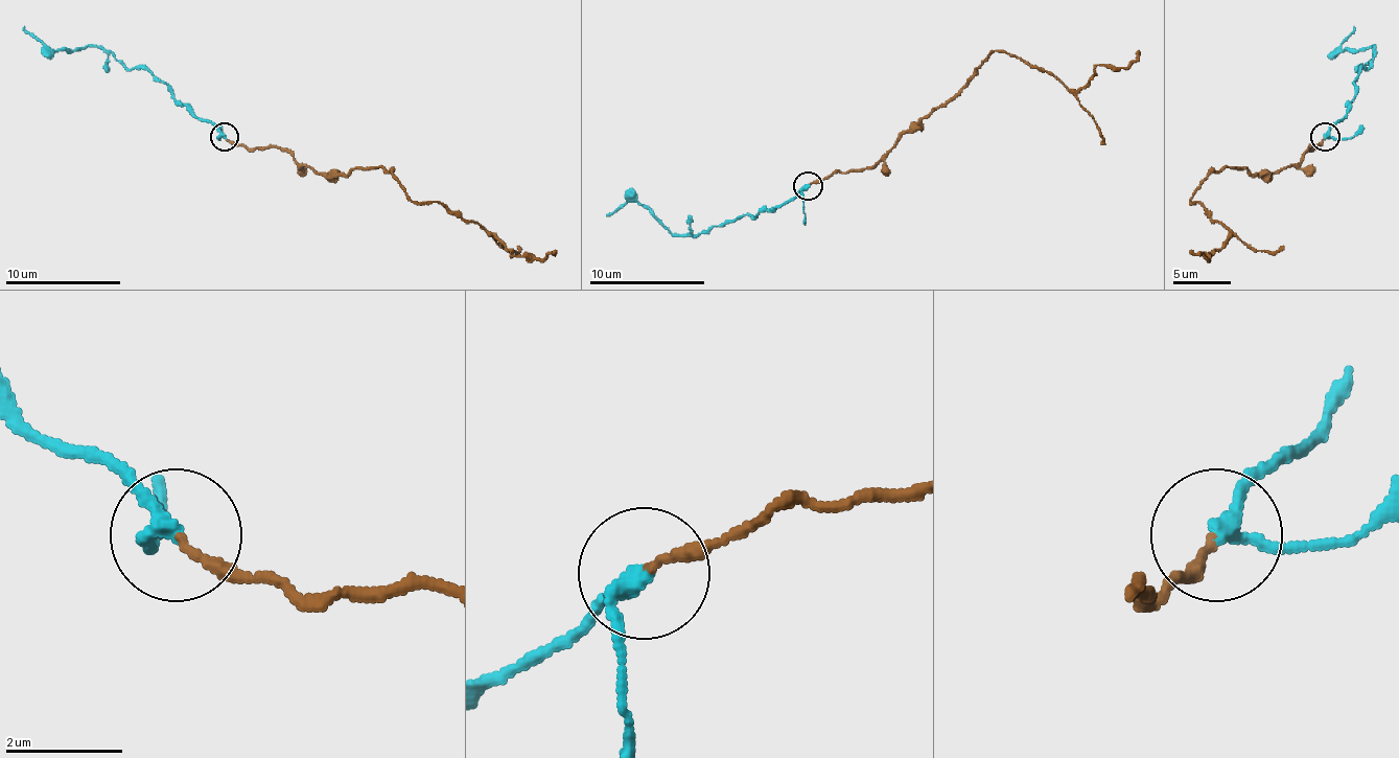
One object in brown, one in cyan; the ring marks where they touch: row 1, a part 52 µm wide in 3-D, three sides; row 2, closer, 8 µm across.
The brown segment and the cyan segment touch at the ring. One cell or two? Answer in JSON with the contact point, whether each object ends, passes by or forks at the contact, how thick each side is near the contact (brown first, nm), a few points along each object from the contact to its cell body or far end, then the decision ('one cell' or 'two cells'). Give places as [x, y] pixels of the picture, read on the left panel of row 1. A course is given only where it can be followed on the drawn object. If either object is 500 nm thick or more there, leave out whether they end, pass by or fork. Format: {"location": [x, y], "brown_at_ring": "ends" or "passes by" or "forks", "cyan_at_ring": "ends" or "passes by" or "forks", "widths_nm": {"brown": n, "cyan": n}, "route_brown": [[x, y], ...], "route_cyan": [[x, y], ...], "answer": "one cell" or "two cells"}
{"location": [224, 137], "brown_at_ring": "ends", "cyan_at_ring": "passes by", "widths_nm": {"brown": 150, "cyan": 240}, "route_brown": [[225, 137], [279, 146], [297, 163], [340, 175], [380, 166], [412, 201], [438, 201], [515, 255], [556, 250]], "route_cyan": [[225, 137], [144, 68], [126, 68], [90, 45], [64, 51], [46, 48], [23, 25]], "answer": "one cell"}

